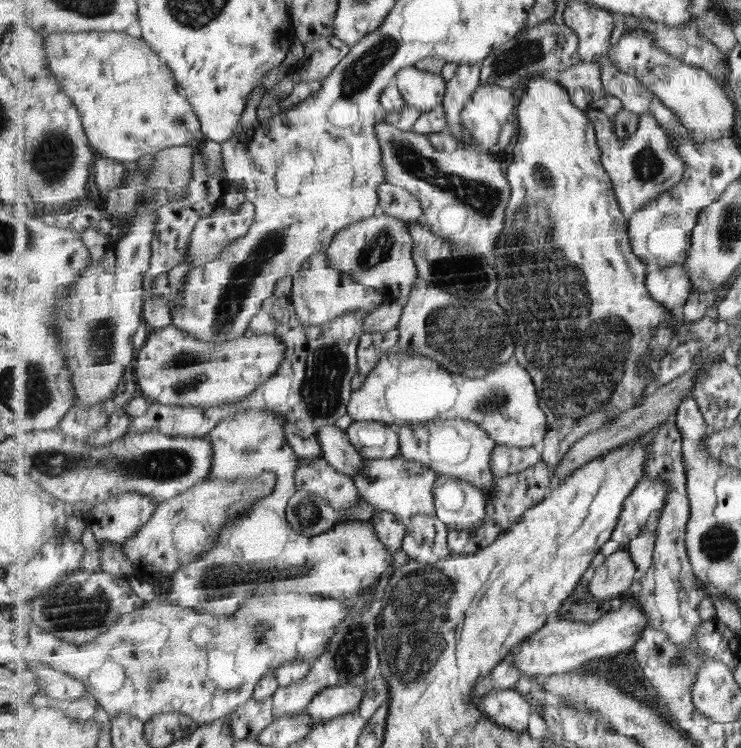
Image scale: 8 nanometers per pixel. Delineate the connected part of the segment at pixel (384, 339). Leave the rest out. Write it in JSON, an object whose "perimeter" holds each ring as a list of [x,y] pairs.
{"perimeter":[[[400,328],[390,332],[364,334],[358,348],[358,371],[352,380],[352,390],[361,390],[369,373],[379,364],[383,356],[399,343]]]}

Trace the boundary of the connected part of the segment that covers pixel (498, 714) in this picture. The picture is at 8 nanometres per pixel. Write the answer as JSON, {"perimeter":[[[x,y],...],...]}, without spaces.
{"perimeter":[[[514,688],[490,692],[478,706],[499,726],[505,726],[513,732],[525,732],[529,728],[531,706]]]}

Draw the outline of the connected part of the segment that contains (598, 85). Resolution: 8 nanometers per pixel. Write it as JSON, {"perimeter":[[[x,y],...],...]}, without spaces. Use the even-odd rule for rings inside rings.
{"perimeter":[[[579,63],[561,71],[556,78],[557,82],[571,92],[576,88],[590,87],[594,90],[594,99],[602,99],[607,92],[603,88],[603,69],[599,63]]]}

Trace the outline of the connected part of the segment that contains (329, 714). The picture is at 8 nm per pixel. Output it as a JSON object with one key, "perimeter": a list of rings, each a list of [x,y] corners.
{"perimeter":[[[365,685],[327,687],[311,699],[307,711],[315,719],[315,723],[323,723],[325,720],[355,712],[365,695]]]}

